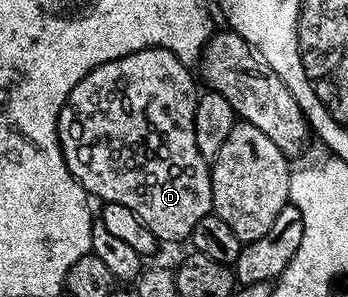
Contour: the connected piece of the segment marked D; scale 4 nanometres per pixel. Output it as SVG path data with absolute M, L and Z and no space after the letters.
M142 47L138 51L130 51L126 55L121 55L119 59L109 59L107 63L102 63L98 67L93 67L91 71L78 82L68 93L66 104L60 109L58 118L58 140L62 150L62 160L68 165L72 177L84 188L86 194L102 203L115 203L124 205L152 229L152 233L163 244L178 243L189 240L192 229L196 229L196 221L200 217L211 214L212 211L212 185L210 184L210 169L208 160L196 149L196 133L194 132L194 114L198 104L199 88L194 88L194 79L190 76L191 68L182 60L177 59L171 51L163 47Z

